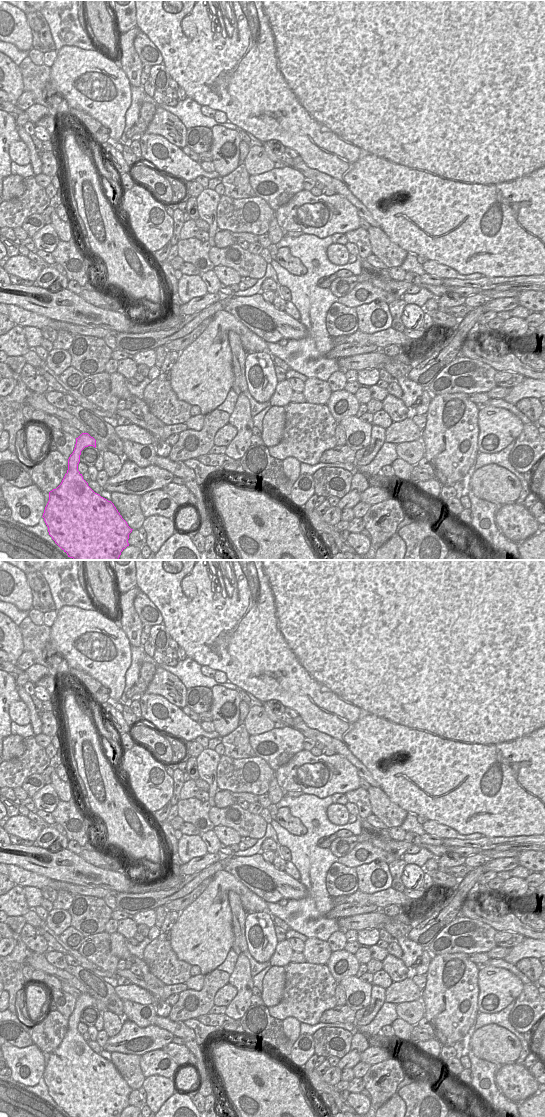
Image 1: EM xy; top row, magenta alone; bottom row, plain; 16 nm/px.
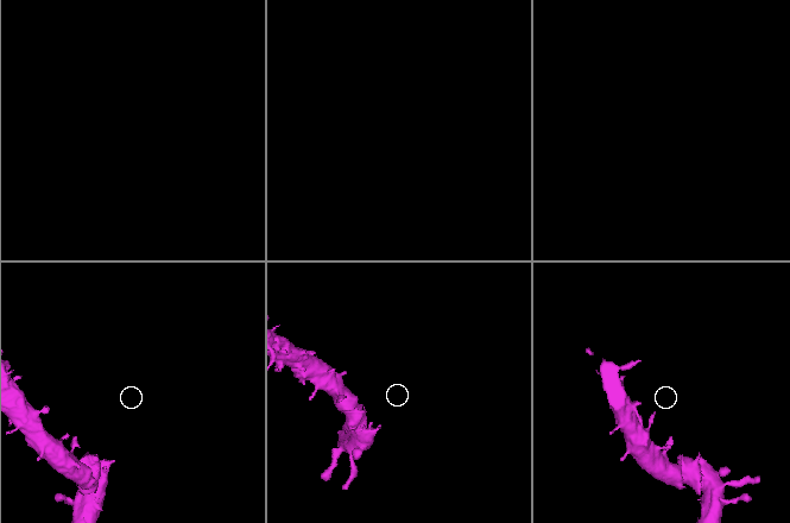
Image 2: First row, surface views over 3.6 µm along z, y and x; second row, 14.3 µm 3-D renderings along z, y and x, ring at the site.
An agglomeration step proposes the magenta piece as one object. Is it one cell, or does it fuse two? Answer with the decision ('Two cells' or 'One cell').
Two cells.

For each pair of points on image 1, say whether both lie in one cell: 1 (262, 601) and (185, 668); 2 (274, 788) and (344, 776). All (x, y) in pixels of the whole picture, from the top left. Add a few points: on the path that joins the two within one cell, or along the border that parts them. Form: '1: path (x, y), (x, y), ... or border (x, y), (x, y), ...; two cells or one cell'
1: border (187, 657), (196, 661), (201, 666); two cells
2: border (274, 772), (276, 782), (284, 792); two cells

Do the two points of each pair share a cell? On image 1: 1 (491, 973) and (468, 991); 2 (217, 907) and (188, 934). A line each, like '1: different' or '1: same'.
1: different
2: same

